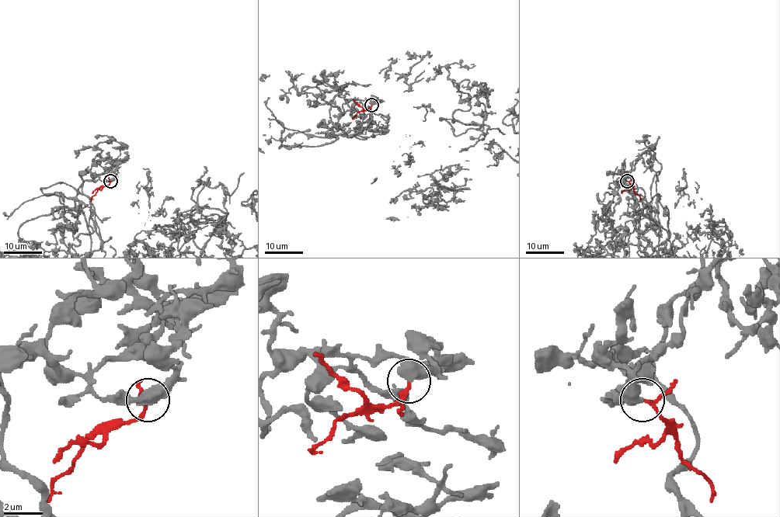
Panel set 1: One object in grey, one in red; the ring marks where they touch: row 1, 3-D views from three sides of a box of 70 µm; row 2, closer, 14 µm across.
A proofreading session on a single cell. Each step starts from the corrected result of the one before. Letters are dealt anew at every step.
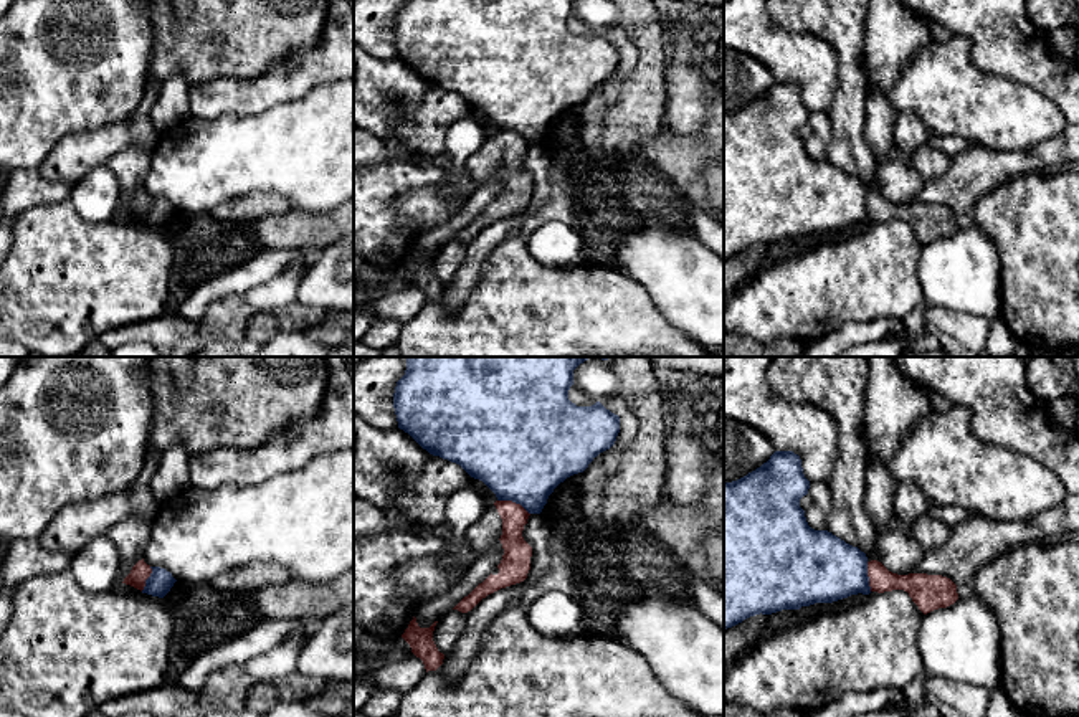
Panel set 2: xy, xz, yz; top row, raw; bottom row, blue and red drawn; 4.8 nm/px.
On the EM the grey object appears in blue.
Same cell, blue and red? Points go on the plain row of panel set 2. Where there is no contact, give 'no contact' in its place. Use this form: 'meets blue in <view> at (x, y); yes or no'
meets blue in xz at (514, 131); no

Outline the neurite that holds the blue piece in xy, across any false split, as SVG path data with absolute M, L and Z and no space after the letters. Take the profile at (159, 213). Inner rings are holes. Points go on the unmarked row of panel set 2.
M150 197L152 203L145 210L142 223L164 228L177 211L170 202L160 197Z

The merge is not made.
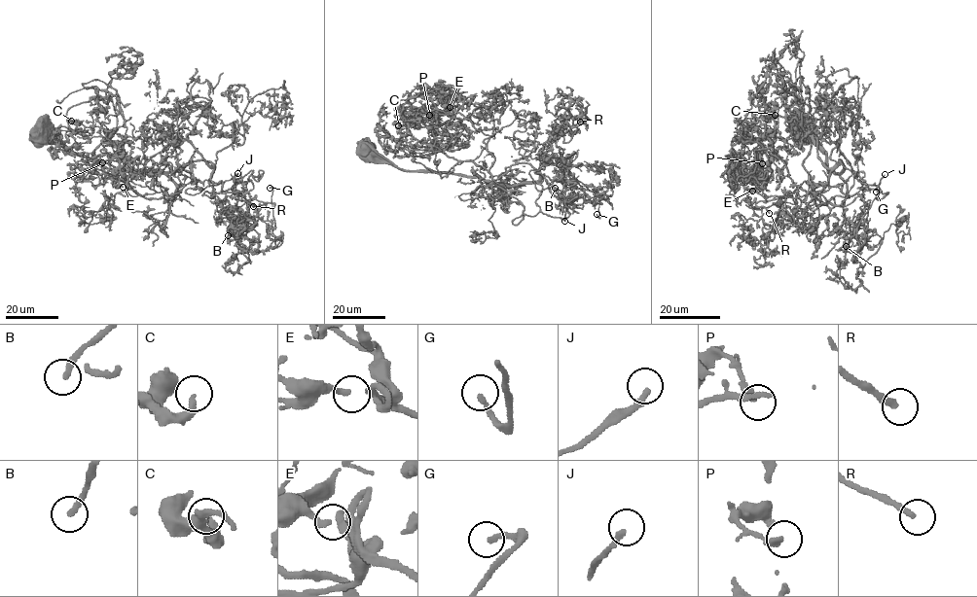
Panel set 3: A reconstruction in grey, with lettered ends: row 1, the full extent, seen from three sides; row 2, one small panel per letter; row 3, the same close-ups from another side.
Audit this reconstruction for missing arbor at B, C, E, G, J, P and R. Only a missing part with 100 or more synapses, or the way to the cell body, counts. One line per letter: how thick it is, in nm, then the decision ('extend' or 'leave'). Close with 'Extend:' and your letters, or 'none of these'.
B: 240 nm | extend
C: 320 nm | leave
E: 170 nm | leave
G: 200 nm | leave
J: 200 nm | extend
P: 240 nm | leave
R: 240 nm | extend
Extend: B, J, R

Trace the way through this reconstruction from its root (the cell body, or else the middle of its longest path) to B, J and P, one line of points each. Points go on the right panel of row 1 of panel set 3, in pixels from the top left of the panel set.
B: (803, 126), (825, 151), (828, 171), (843, 164), (829, 185), (864, 202), (846, 246)
J: (803, 126), (825, 151), (828, 171), (839, 173), (841, 160), (870, 189), (885, 174)
P: (803, 126), (847, 185), (841, 205), (799, 189), (767, 200), (756, 192), (762, 163)

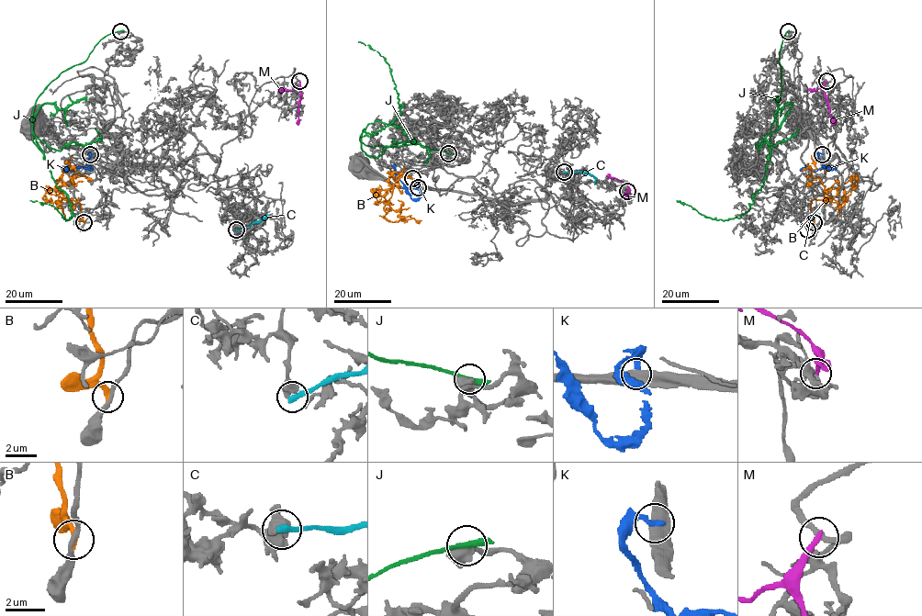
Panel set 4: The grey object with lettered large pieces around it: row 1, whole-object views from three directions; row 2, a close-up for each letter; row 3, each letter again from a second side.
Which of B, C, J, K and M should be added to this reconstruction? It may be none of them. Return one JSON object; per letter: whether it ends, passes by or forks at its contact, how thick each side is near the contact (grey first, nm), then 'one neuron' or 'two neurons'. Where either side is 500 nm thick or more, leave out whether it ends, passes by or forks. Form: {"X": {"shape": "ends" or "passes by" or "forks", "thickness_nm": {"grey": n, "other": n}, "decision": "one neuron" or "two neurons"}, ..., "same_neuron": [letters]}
{"B": {"shape": "ends", "thickness_nm": {"grey": 240, "other": 320}, "decision": "one neuron"}, "C": {"thickness_nm": {"grey": 650, "other": 360}, "decision": "two neurons"}, "J": {"shape": "passes by", "thickness_nm": {"grey": 480, "other": 280}, "decision": "two neurons"}, "K": {"thickness_nm": {"grey": 550, "other": 260}, "decision": "two neurons"}, "M": {"shape": "ends", "thickness_nm": {"grey": 240, "other": 280}, "decision": "two neurons"}, "same_neuron": ["B"]}

